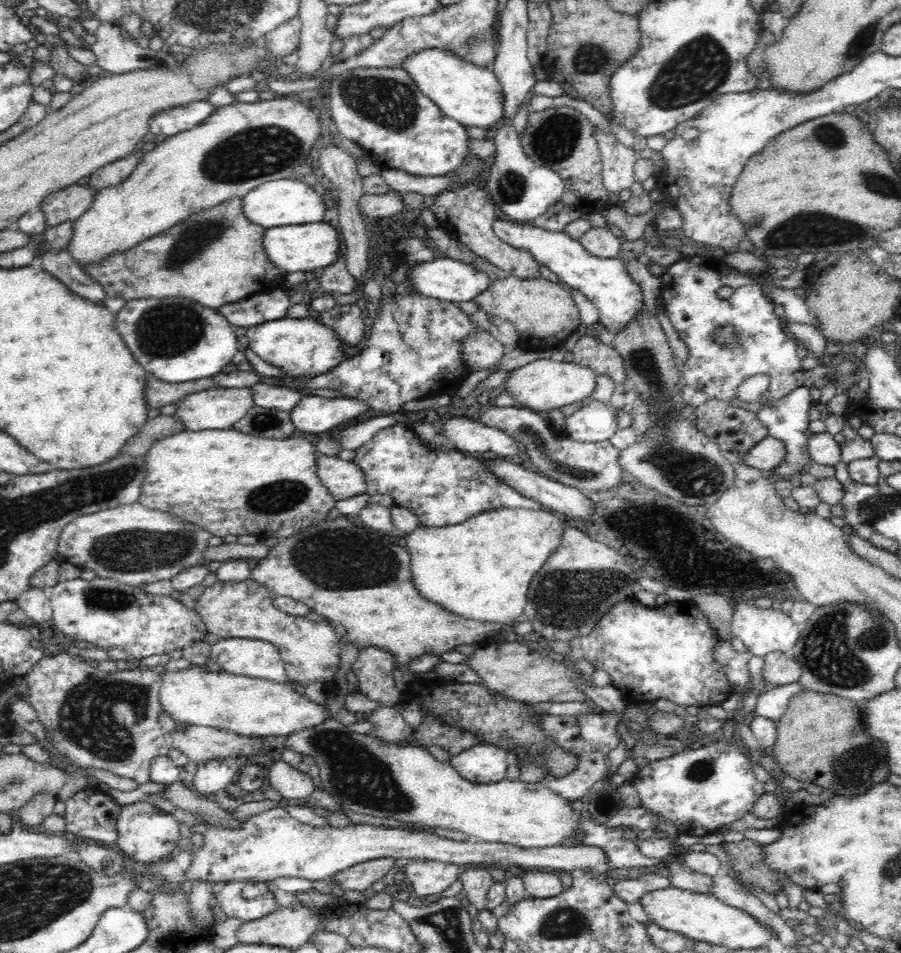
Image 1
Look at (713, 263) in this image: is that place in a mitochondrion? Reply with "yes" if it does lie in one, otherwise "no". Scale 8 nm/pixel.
no

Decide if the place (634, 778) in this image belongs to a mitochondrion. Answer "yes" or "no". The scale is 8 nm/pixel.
no

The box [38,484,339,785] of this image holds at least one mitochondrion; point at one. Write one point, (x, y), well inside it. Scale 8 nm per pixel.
(86, 720)

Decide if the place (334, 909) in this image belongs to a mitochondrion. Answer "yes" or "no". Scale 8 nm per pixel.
no

